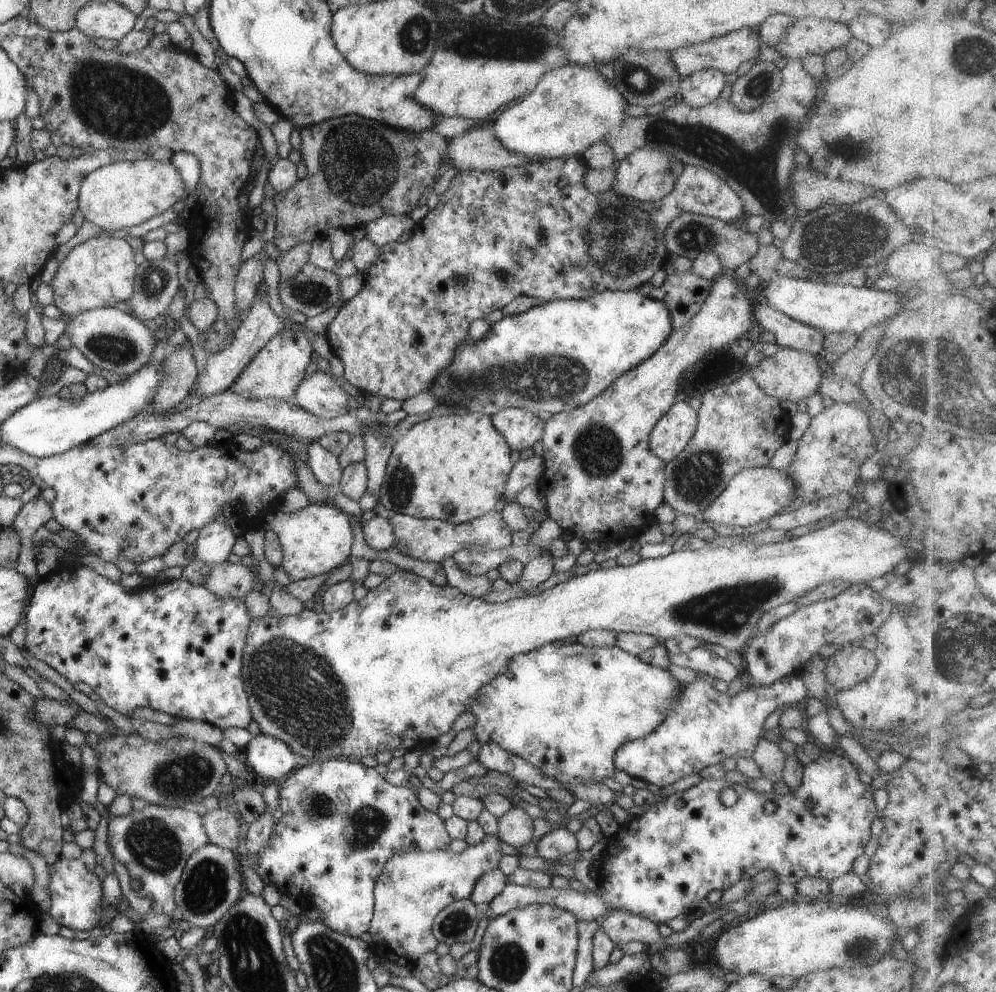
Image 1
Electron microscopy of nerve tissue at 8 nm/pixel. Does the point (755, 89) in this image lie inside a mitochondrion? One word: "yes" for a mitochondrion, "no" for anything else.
yes

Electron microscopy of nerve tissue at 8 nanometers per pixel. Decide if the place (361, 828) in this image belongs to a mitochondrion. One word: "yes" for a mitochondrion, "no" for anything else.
yes

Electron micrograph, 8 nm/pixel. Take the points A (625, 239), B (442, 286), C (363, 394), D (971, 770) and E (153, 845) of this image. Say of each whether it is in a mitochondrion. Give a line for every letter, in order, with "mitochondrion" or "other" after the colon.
A: mitochondrion
B: other
C: other
D: other
E: mitochondrion

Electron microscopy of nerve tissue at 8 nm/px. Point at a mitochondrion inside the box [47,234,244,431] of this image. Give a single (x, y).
(115, 350)

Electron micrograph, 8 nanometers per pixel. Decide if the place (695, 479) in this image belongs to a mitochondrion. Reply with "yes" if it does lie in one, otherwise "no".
yes

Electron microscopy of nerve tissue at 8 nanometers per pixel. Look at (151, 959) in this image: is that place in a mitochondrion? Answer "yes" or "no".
no

